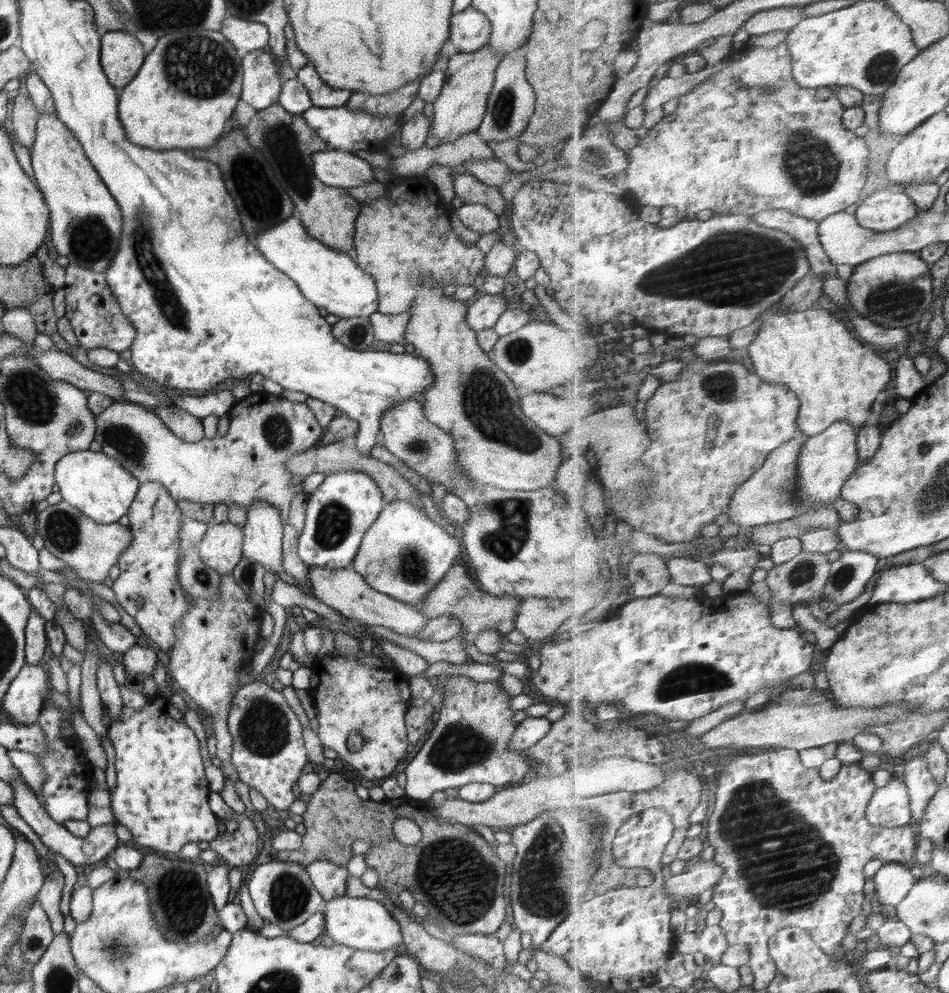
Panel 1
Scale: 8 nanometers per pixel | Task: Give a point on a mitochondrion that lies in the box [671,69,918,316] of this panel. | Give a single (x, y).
(810, 163)

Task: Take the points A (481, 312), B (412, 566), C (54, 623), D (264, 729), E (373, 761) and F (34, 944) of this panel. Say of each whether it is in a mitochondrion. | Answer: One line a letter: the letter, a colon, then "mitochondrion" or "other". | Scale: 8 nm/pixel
A: other
B: mitochondrion
C: other
D: mitochondrion
E: other
F: mitochondrion

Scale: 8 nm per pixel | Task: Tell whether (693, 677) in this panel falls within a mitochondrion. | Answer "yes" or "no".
yes

